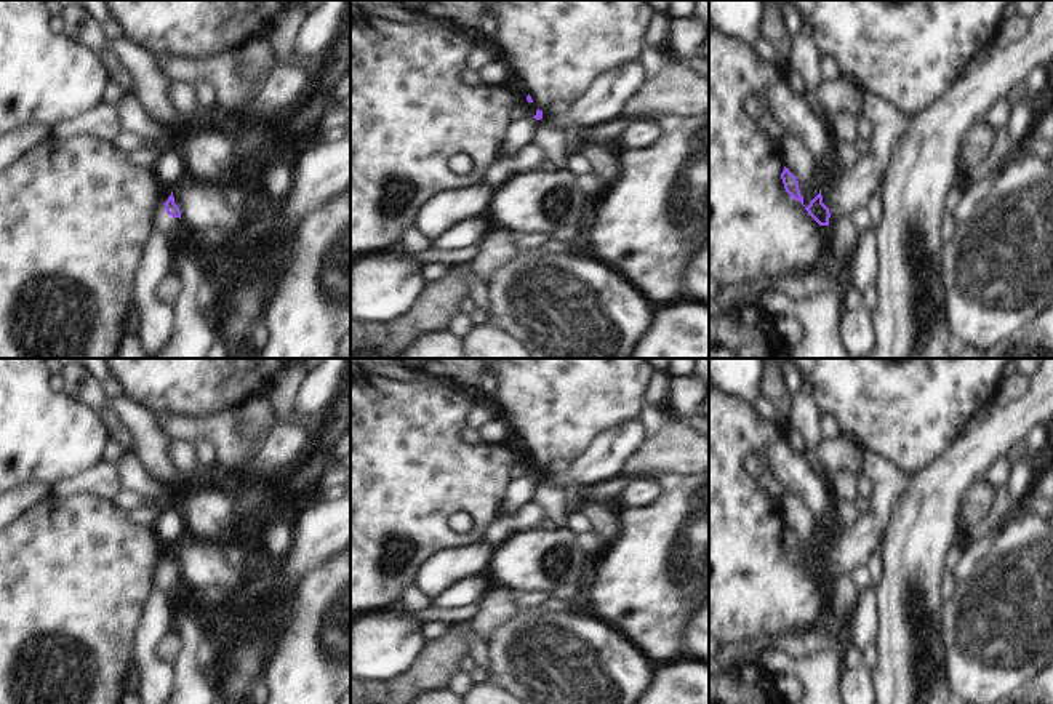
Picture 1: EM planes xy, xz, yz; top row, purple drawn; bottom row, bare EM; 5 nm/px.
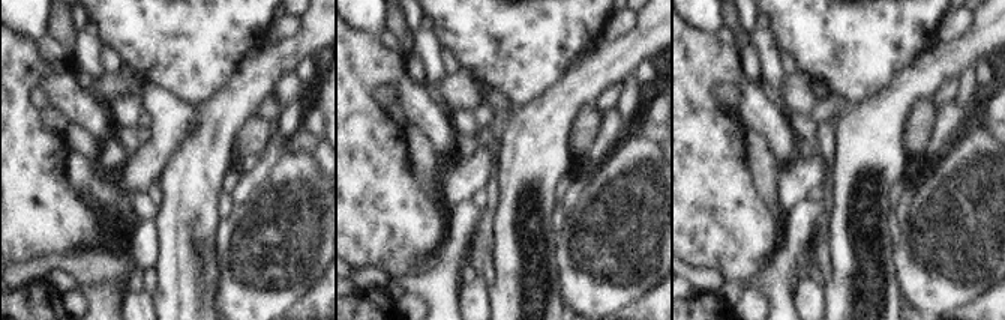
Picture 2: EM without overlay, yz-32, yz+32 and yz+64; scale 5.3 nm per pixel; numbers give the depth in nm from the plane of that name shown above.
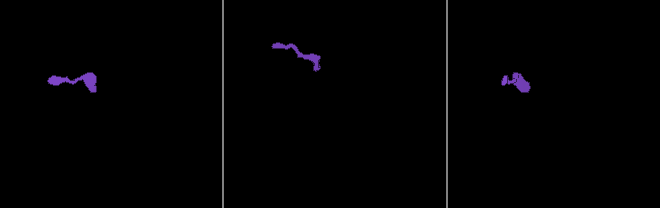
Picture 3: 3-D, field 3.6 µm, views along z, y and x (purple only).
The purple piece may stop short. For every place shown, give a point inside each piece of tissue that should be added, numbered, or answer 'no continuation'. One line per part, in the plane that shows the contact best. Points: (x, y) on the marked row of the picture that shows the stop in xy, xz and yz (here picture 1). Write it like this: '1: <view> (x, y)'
1: xy (164, 223)

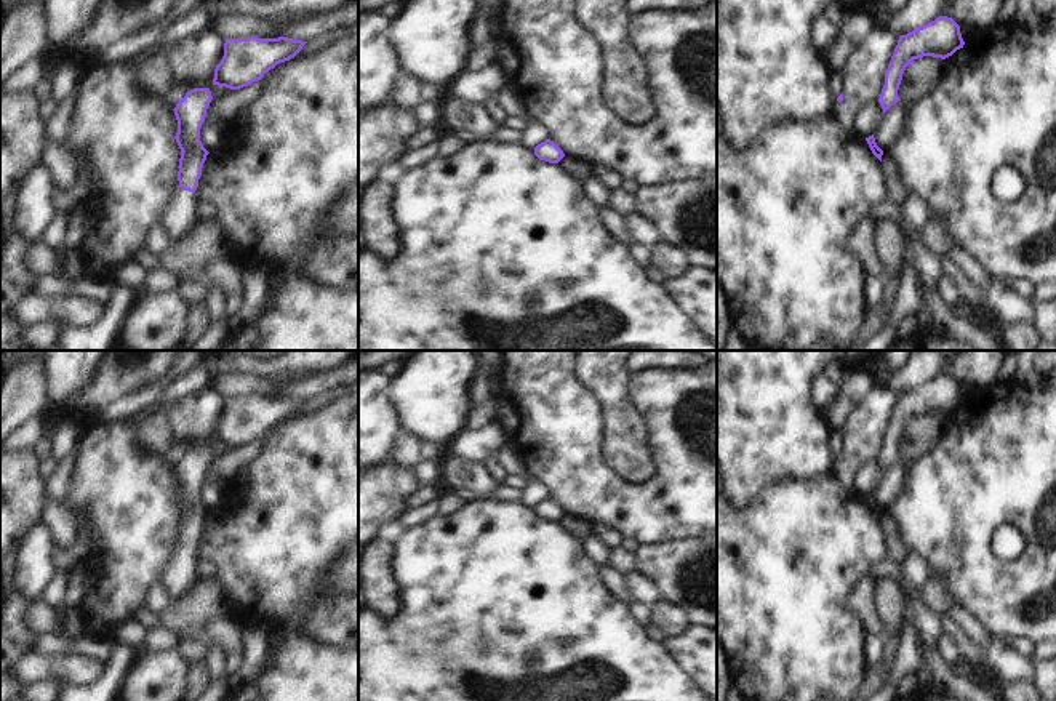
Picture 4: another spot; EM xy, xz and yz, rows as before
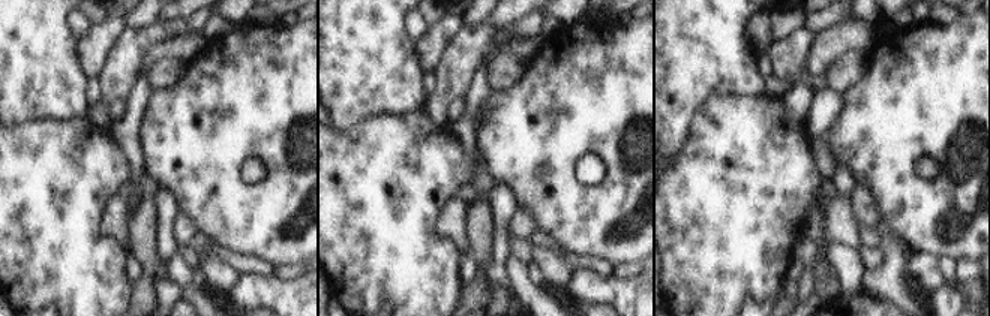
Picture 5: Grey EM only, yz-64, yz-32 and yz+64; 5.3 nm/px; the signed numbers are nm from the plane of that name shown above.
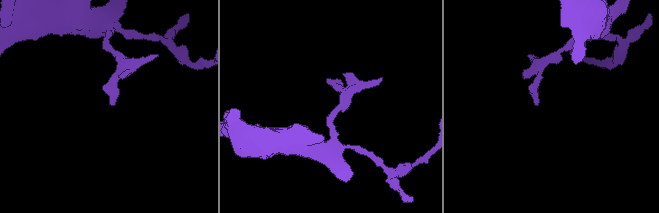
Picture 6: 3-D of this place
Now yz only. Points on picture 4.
no continuation

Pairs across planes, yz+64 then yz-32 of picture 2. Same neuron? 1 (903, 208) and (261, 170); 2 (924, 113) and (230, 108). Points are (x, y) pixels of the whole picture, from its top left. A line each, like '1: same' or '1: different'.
1: same
2: different

